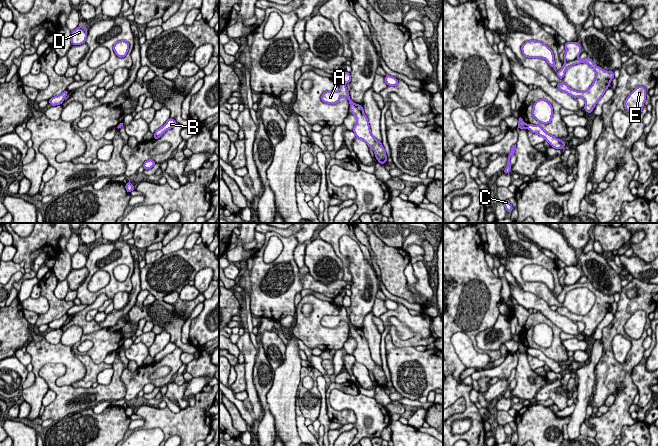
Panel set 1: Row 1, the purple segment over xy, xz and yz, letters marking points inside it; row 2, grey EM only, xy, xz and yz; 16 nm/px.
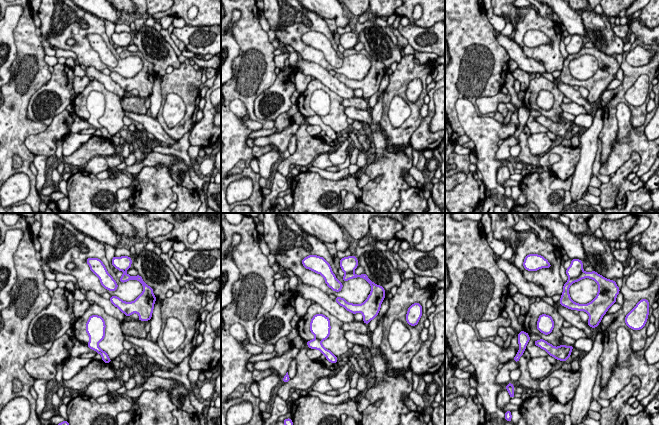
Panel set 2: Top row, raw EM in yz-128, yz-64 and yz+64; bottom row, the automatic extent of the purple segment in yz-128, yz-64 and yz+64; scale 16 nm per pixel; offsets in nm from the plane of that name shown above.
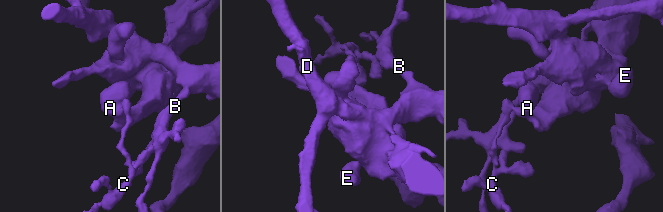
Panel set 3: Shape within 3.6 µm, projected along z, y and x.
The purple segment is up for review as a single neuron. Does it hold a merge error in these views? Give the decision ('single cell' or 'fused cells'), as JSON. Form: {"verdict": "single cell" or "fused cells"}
{"verdict": "fused cells"}

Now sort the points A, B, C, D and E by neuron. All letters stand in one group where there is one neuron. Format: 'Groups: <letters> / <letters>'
Groups: A E / B C D

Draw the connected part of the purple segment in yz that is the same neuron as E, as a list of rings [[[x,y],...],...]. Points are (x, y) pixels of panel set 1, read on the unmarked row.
[[[638,310],[626,322],[624,331],[629,337],[639,339],[643,334],[645,325],[646,313],[643,310]]]

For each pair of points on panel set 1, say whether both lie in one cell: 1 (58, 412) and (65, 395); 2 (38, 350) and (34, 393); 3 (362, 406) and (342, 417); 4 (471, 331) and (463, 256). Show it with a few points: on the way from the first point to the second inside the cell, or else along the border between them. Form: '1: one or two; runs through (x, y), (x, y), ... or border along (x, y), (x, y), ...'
1: one; runs through (60, 408), (65, 399)
2: one; runs through (38, 361), (36, 365), (37, 382)
3: two; border along (330, 403), (337, 410), (350, 409), (356, 422)
4: one; runs through (471, 312), (471, 280), (468, 275)

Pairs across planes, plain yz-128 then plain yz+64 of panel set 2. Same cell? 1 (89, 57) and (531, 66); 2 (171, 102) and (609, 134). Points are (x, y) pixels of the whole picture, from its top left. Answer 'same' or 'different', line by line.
1: different
2: different

